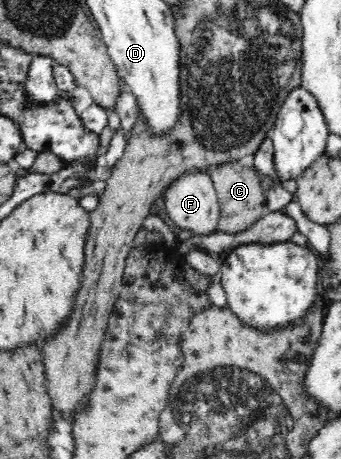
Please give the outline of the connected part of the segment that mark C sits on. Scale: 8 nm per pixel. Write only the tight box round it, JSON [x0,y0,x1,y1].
[209,161,269,234]

